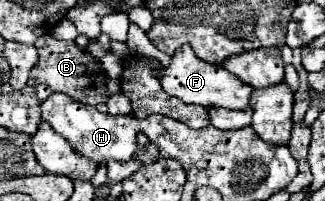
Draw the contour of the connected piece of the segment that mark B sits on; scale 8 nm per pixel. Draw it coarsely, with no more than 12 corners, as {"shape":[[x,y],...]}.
{"shape":[[35,41],[29,85],[87,105],[107,101],[101,63],[75,41]]}

